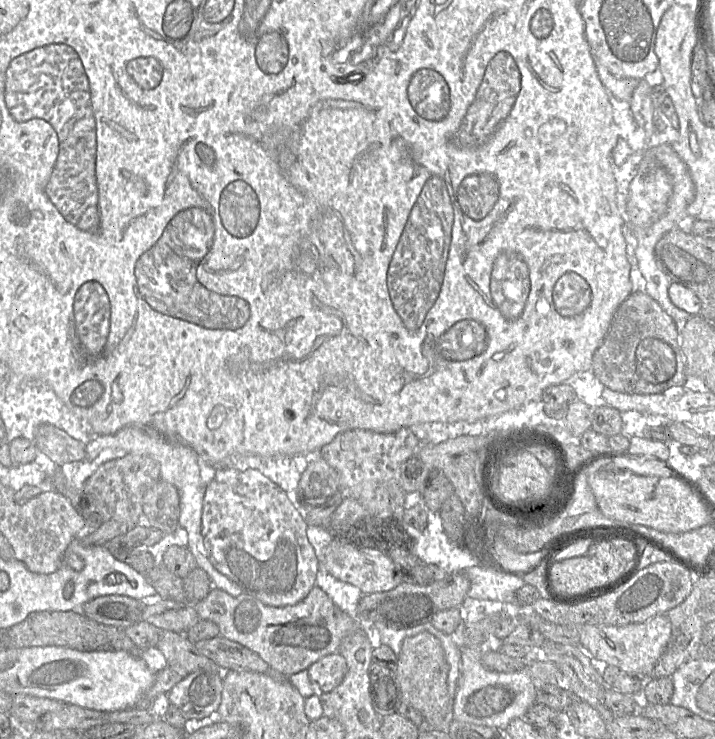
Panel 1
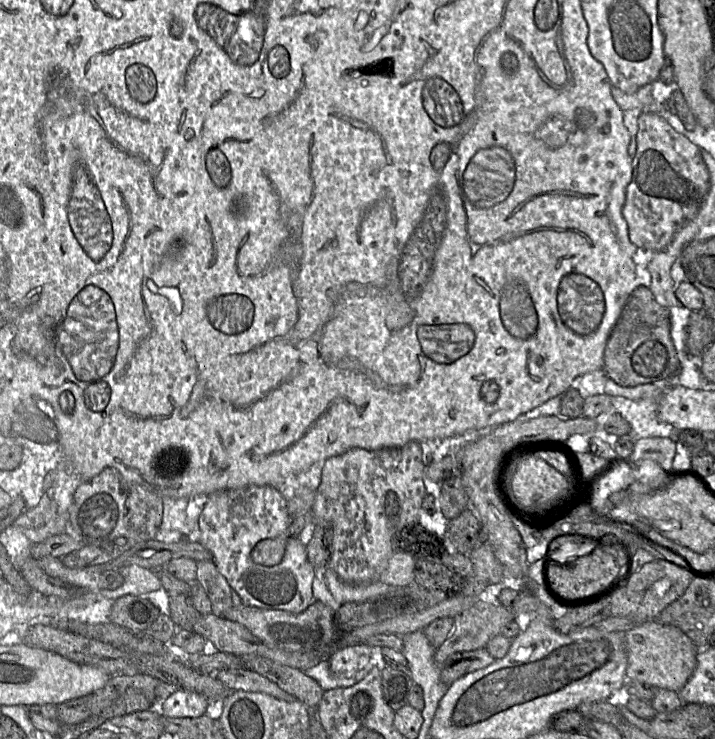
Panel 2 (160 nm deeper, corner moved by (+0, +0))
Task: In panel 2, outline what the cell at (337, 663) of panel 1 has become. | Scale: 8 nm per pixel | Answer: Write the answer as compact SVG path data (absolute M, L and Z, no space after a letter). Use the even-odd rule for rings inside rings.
M360 644L336 651L328 658L330 670L340 688L352 687L378 664L376 649Z

